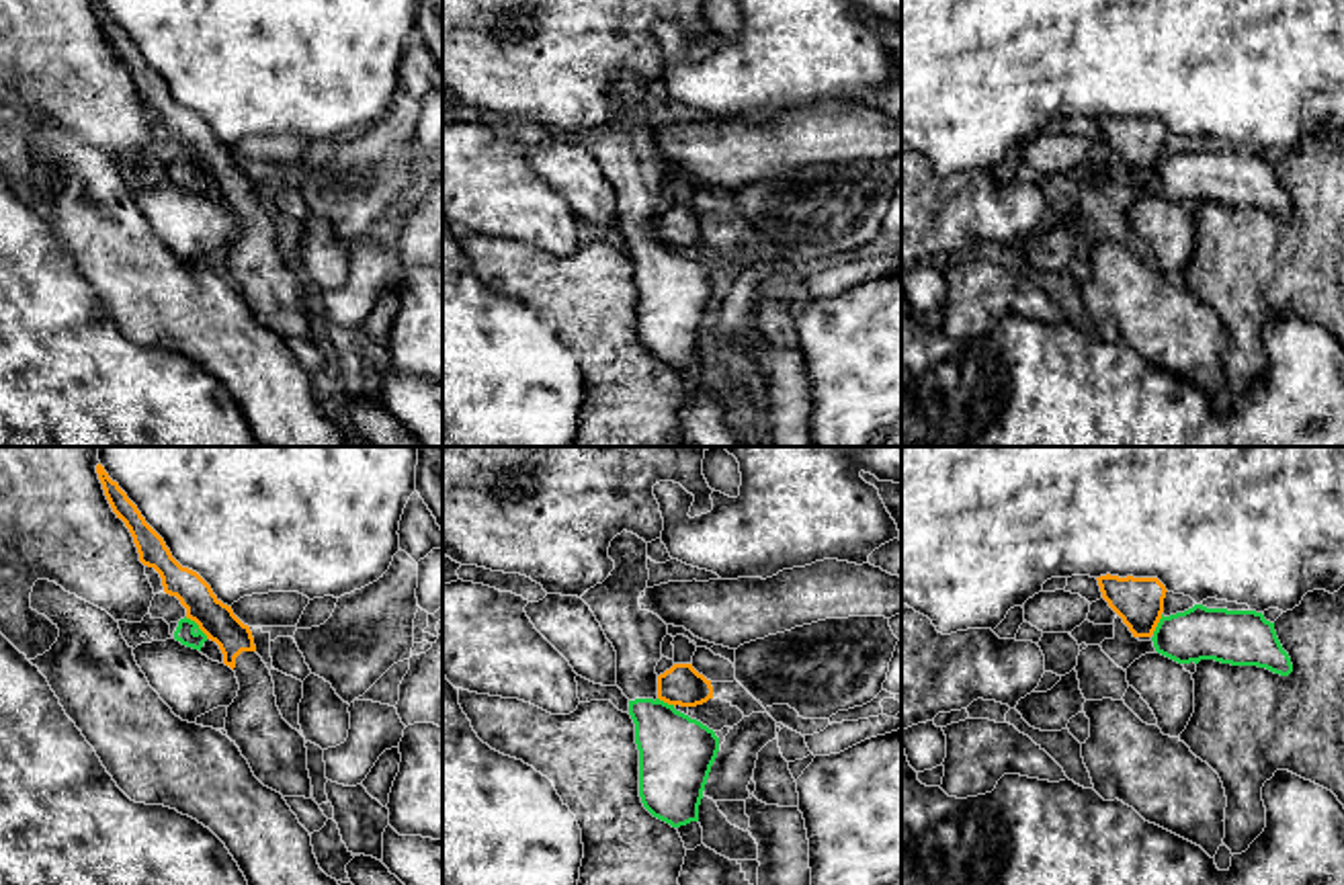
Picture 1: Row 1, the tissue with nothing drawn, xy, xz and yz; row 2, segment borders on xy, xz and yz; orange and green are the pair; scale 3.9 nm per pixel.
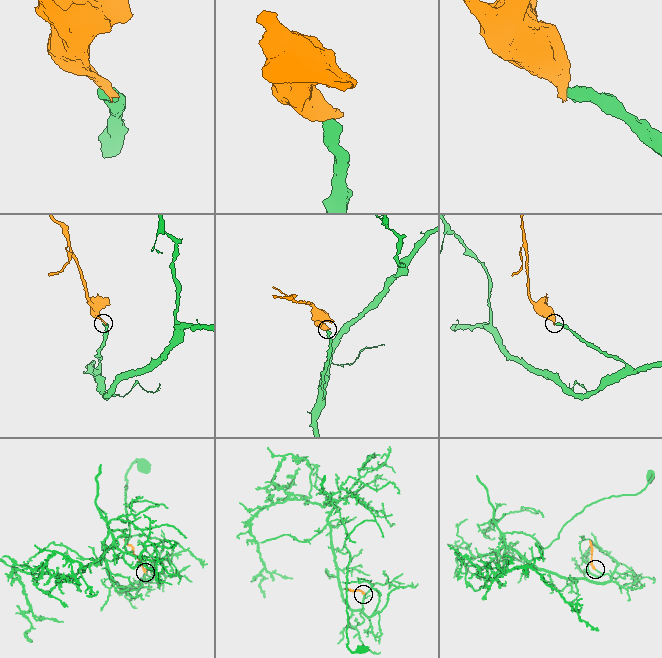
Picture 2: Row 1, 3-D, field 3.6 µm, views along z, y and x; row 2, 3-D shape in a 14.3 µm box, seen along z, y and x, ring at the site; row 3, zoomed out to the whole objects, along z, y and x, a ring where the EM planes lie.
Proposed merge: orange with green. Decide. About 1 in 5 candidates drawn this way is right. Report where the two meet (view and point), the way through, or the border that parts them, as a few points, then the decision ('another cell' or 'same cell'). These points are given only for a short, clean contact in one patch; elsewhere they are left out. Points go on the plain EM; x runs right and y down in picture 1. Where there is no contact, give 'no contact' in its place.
contact xy (197, 164); border xy (185, 158), (207, 179); another cell

